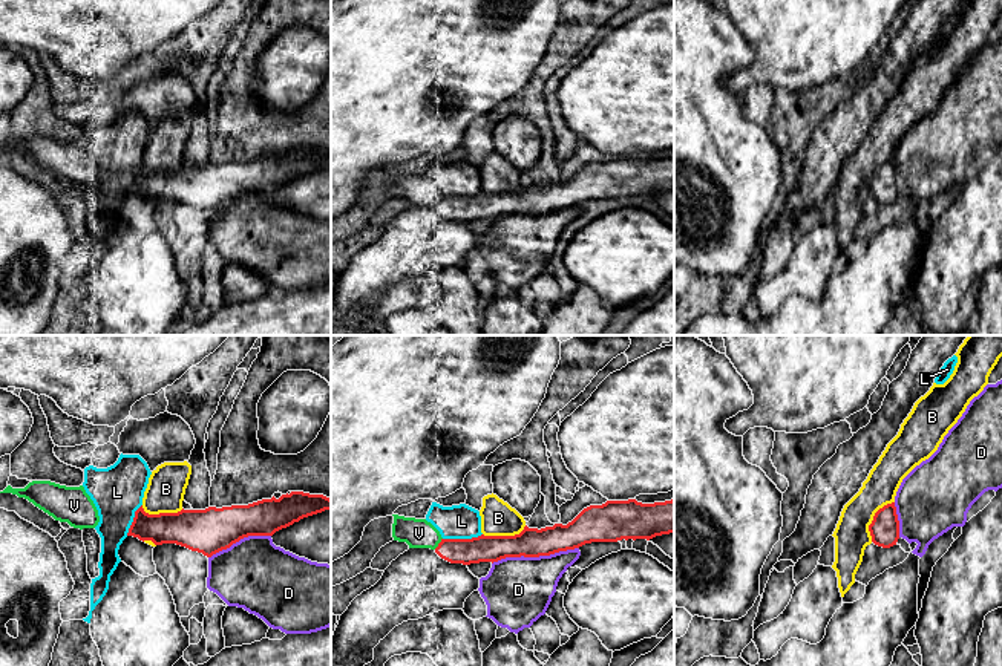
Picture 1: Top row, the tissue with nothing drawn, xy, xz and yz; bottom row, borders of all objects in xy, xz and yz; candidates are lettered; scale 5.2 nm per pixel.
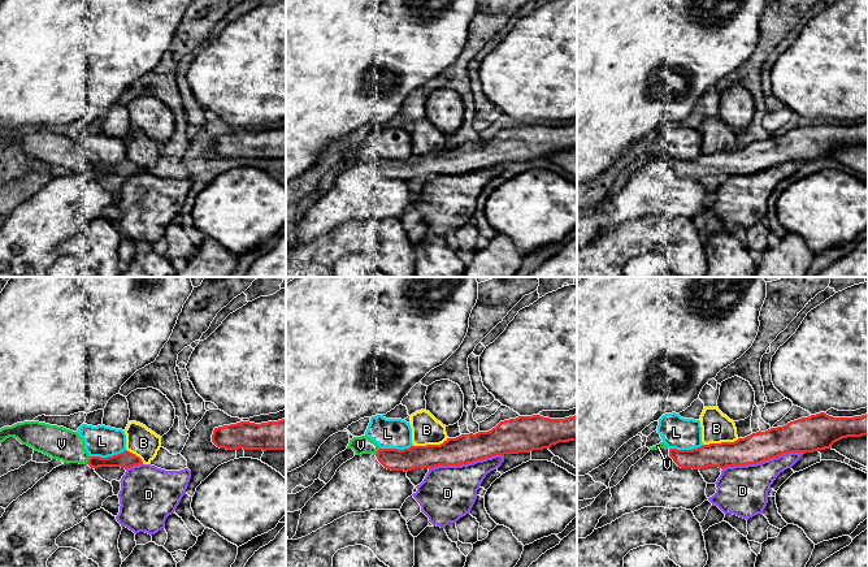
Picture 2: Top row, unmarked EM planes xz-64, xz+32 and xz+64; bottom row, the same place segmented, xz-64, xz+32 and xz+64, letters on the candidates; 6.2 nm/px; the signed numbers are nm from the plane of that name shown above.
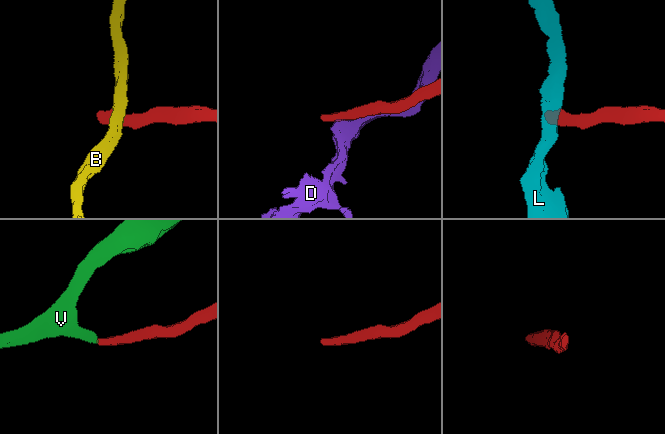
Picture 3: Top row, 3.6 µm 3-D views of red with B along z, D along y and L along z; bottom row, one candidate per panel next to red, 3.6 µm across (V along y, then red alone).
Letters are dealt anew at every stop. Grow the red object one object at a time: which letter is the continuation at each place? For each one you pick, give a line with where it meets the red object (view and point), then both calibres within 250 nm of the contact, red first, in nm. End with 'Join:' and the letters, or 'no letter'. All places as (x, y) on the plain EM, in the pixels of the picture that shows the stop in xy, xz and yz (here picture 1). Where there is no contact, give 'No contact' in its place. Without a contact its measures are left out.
V: Touches red at xz (438, 201). Thickness 140 nm (red) against 160 nm
Join: V

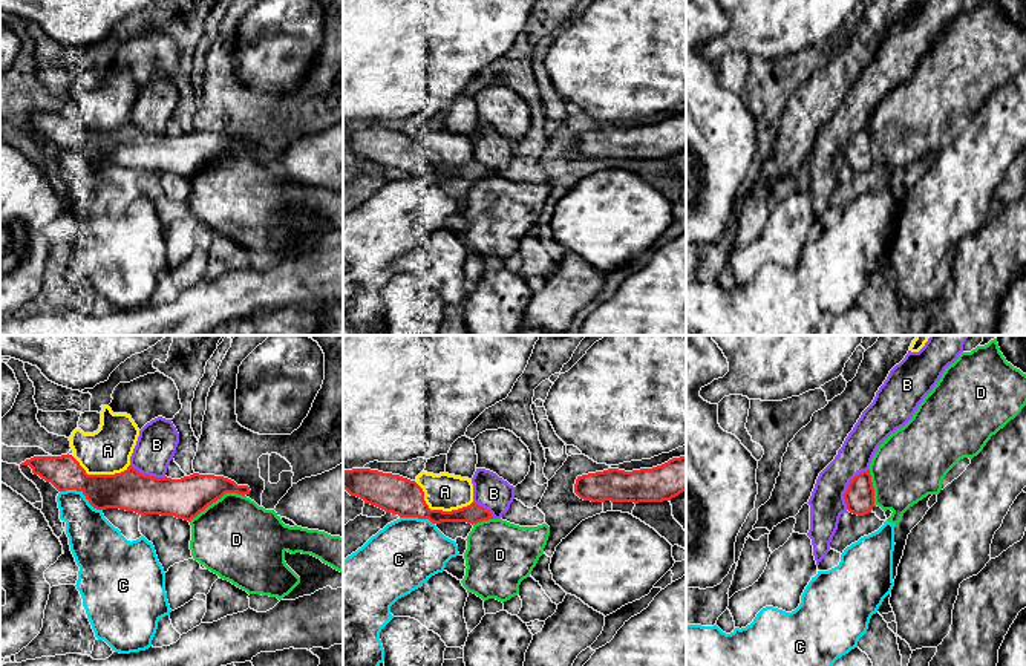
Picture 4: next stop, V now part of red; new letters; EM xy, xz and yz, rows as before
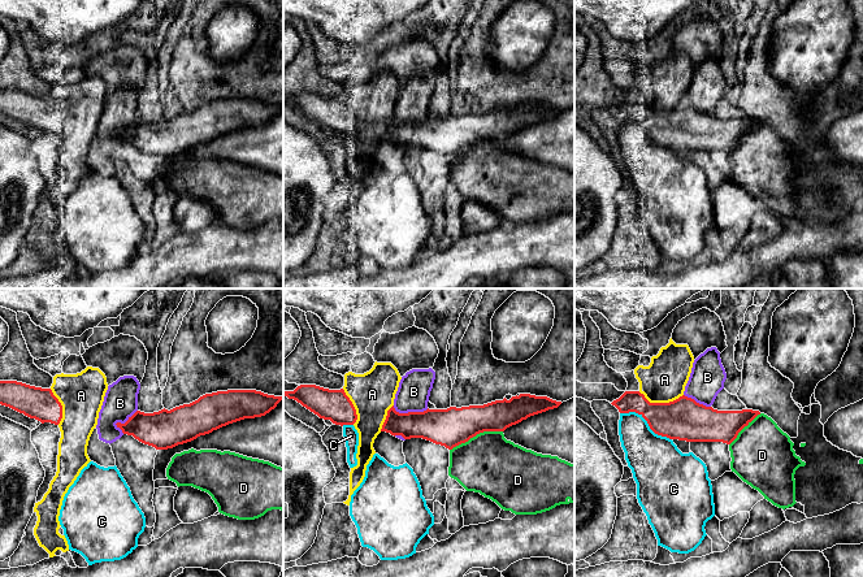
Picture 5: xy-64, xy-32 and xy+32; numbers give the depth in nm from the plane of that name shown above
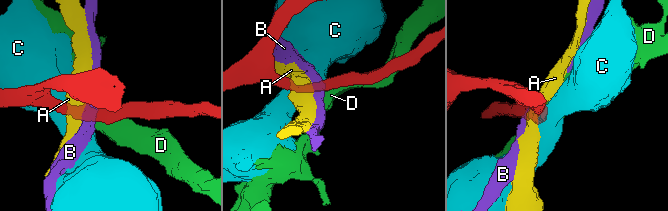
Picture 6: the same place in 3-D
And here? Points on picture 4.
Join: no letter

